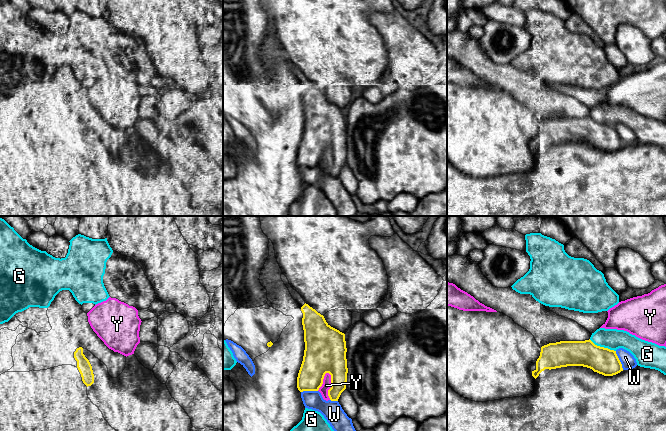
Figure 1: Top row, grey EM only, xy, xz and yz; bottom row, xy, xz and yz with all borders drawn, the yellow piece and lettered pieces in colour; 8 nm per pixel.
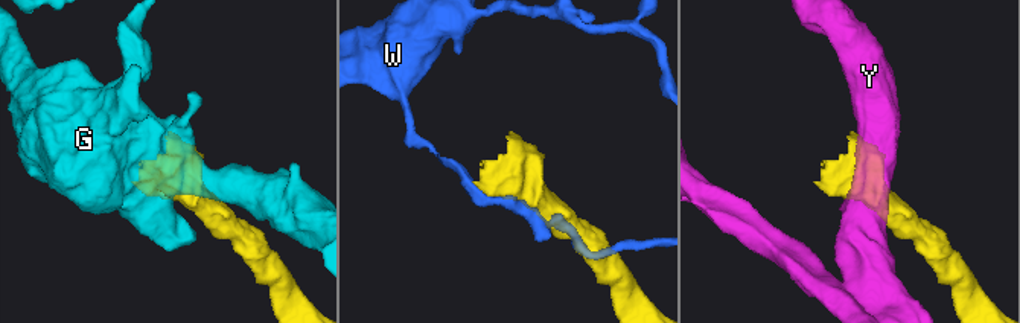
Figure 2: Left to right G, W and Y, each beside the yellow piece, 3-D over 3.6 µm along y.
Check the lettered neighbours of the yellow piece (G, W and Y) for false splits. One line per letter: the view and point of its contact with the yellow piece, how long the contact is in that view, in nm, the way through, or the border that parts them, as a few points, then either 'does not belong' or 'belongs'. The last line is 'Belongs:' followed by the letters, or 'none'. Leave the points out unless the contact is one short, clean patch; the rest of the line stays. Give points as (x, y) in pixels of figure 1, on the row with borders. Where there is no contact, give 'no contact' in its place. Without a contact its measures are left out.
G: meets yellow in yz at (602, 347); contact 240 nm long; border along yz (589, 339), (597, 345), (615, 351); does not belong
W: meets yellow in yz at (619, 360); contact 170 nm long; does not belong
Y: meets yellow in xz at (331, 385); contact 220 nm long; does not belong
Belongs: none

